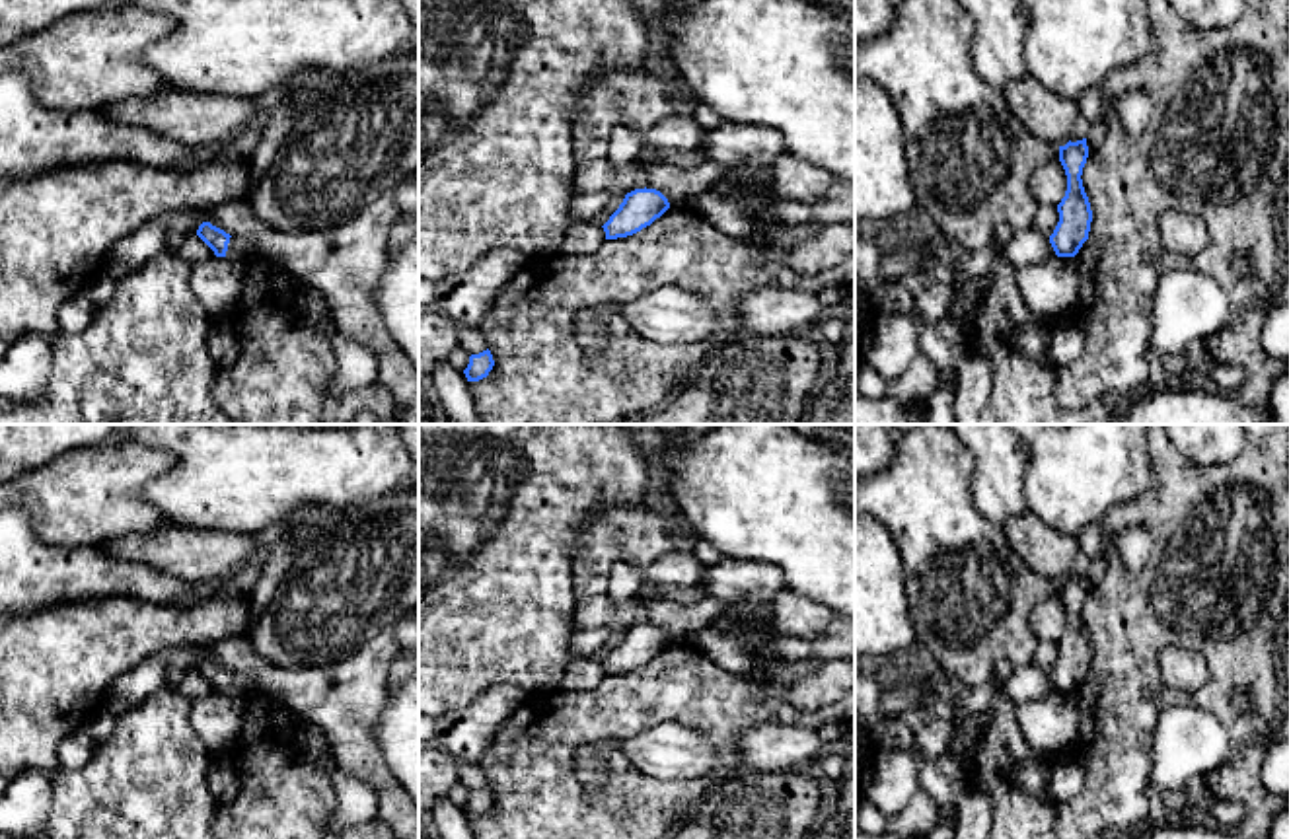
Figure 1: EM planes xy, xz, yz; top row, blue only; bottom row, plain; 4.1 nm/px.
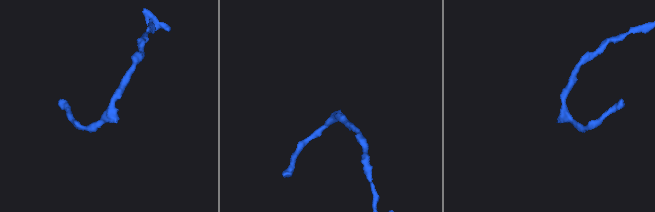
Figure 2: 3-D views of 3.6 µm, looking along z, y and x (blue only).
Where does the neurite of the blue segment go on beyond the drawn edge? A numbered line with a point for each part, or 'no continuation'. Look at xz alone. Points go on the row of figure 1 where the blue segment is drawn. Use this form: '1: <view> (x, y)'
no continuation

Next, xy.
1: xy (244, 250)

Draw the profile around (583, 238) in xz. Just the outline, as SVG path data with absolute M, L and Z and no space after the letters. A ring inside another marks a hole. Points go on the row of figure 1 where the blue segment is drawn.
M592 220L574 222L559 247L559 255L590 255L606 241L606 232Z

